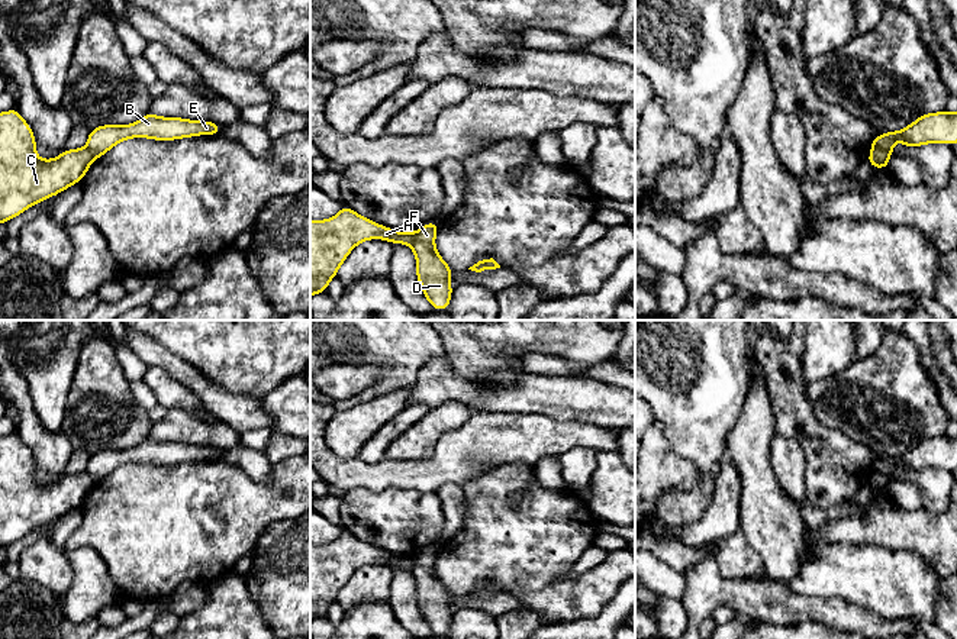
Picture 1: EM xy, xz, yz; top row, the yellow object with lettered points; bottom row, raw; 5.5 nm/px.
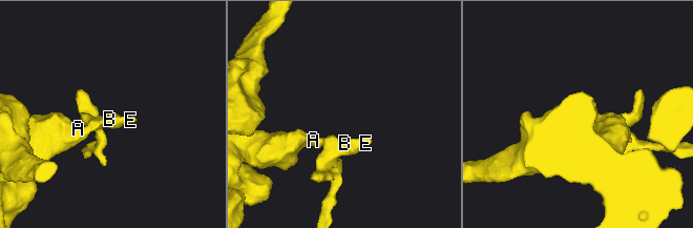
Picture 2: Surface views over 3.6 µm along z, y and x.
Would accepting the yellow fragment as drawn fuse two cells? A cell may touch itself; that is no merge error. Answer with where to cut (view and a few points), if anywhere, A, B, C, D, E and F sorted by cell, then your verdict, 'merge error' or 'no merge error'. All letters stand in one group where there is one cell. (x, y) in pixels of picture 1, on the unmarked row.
cut yz (873, 471), (889, 481); groups A C / B D E F; merge error

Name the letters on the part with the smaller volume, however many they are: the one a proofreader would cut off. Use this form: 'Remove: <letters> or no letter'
Remove: B, D, E, F

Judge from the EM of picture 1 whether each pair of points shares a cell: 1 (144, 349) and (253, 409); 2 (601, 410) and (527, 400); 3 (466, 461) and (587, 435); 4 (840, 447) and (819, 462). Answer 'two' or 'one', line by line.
1: one
2: one
3: one
4: one

